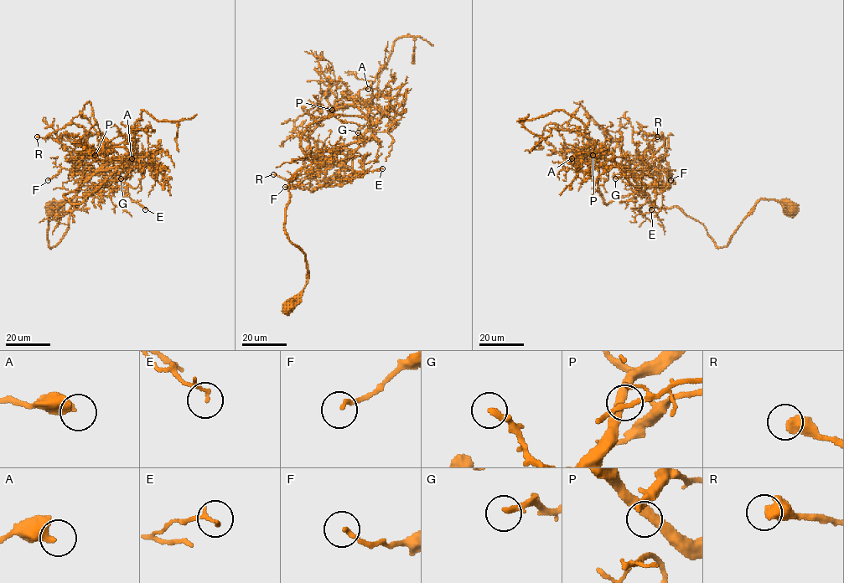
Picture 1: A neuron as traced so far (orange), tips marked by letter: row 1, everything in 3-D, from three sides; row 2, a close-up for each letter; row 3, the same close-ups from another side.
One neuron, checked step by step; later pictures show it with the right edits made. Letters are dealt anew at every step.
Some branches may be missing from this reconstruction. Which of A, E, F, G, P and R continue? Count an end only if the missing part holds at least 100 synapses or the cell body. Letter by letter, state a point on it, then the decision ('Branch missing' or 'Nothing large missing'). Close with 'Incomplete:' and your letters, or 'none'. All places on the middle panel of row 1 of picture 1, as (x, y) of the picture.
A: Place: (368, 89). Nothing large missing
E: Place: (382, 168). Nothing large missing
F: Place: (285, 187). Nothing large missing
G: Place: (358, 132). Nothing large missing
P: Place: (332, 110). Nothing large missing
R: Place: (273, 174). Nothing large missing
Incomplete: none

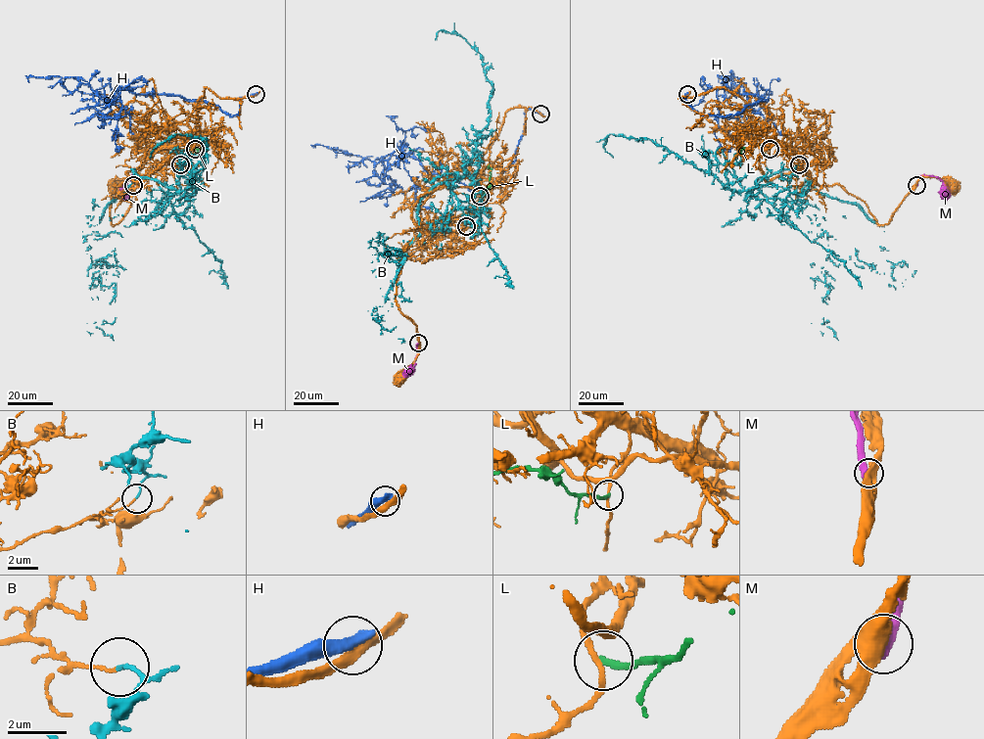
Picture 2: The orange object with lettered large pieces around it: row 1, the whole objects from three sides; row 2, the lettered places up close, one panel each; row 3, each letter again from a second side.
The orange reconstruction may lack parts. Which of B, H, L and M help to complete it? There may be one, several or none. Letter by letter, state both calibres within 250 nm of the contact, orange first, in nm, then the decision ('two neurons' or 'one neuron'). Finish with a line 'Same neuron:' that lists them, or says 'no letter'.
B: calibres 90 and 120 nm; two neurons
H: calibres 360 and 550 nm; two neurons
L: calibres 180 and 240 nm; two neurons
M: calibres 400 and 500 nm; two neurons
Same neuron: no letter

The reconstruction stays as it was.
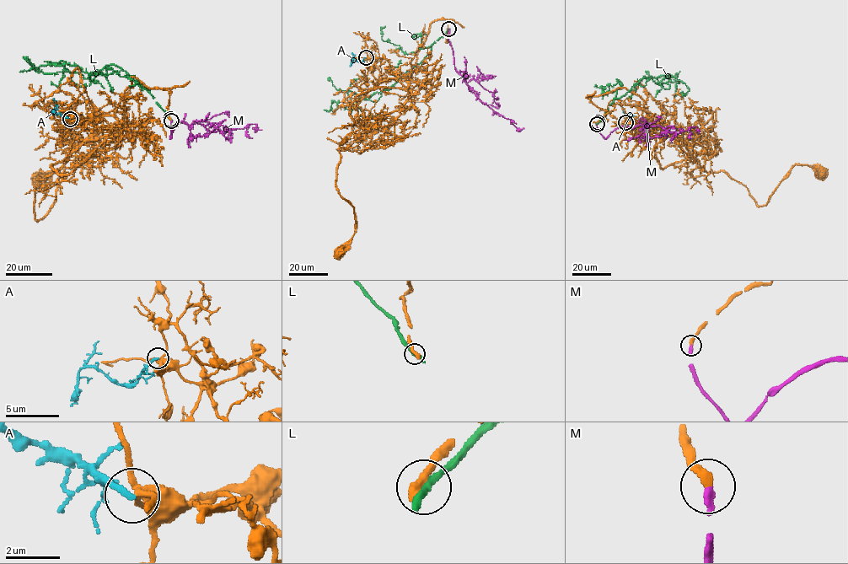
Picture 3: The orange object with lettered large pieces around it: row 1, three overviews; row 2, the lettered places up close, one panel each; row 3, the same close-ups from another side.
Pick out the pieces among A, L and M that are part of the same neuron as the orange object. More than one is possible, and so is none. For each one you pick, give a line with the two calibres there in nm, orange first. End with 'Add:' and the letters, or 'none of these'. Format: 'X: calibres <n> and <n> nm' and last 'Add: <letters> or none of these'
M: calibres 360 and 280 nm
Add: M

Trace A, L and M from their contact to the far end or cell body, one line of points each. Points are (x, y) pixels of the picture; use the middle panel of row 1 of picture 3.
A: (366, 57), (361, 62), (356, 61), (351, 52)
L: (448, 29), (431, 46), (425, 58), (396, 82), (350, 104), (347, 91), (350, 83), (365, 76)
M: (449, 29), (448, 40), (453, 50), (454, 67), (468, 88), (496, 112), (510, 119), (517, 128), (524, 128)

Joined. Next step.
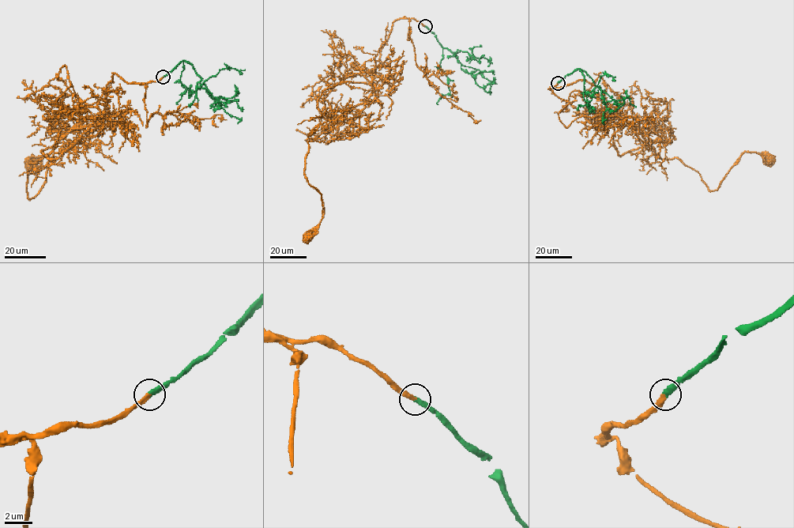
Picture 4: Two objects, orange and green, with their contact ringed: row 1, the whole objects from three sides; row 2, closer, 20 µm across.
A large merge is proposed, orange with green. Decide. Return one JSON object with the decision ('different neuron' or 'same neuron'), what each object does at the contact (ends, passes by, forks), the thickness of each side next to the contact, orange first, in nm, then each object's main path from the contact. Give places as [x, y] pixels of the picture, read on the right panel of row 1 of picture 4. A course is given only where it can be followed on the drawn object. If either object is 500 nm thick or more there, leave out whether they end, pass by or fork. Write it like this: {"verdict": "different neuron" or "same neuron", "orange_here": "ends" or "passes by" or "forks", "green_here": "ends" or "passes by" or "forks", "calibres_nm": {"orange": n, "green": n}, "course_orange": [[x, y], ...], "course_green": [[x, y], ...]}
{"verdict": "same neuron", "orange_here": "ends", "green_here": "ends", "calibres_nm": {"orange": 320, "green": 360}, "course_orange": [[558, 83], [550, 88], [593, 84], [655, 153], [679, 158], [710, 190], [744, 152], [769, 160]], "course_green": [[558, 83], [579, 69], [587, 92], [597, 87], [605, 102], [623, 103], [609, 113]]}

